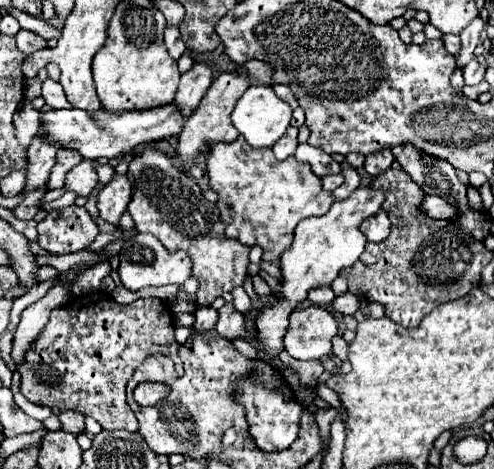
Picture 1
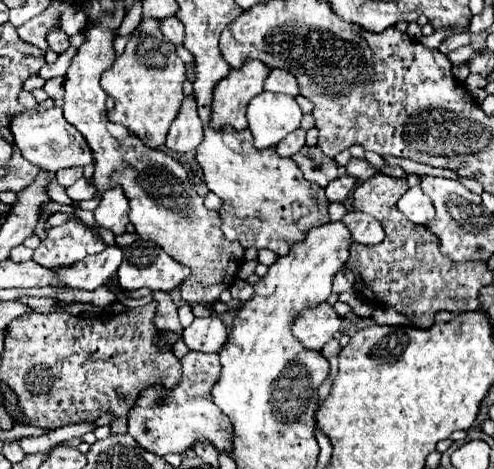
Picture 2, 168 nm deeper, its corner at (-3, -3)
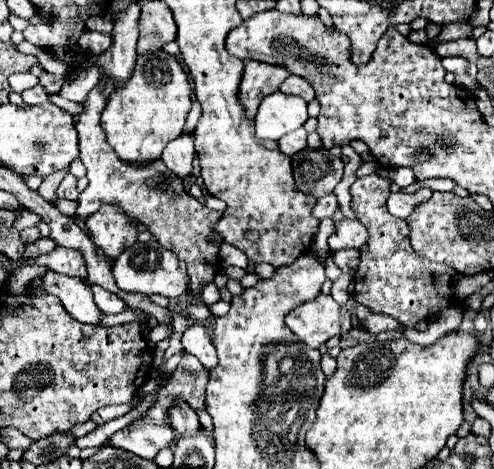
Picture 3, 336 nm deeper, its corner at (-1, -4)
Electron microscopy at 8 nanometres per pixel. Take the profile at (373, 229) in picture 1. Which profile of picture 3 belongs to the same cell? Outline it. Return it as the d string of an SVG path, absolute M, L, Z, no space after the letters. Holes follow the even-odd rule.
M339 220L335 224L335 232L329 236L331 252L343 250L343 248L361 248L367 242L367 228L359 220Z

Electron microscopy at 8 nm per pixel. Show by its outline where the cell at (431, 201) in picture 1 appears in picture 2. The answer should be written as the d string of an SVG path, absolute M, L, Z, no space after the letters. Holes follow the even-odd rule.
M411 187L397 203L397 207L401 209L401 213L419 225L427 225L433 217L435 217L435 207L431 203L431 199L419 189L419 187Z

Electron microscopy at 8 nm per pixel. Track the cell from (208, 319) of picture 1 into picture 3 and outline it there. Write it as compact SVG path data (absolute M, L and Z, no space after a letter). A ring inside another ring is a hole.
M193 324L191 328L187 328L183 332L183 348L185 352L193 354L199 358L199 362L207 368L207 370L213 370L219 362L217 358L217 350L215 346L211 344L211 336L209 336L209 330L203 326L203 324Z

